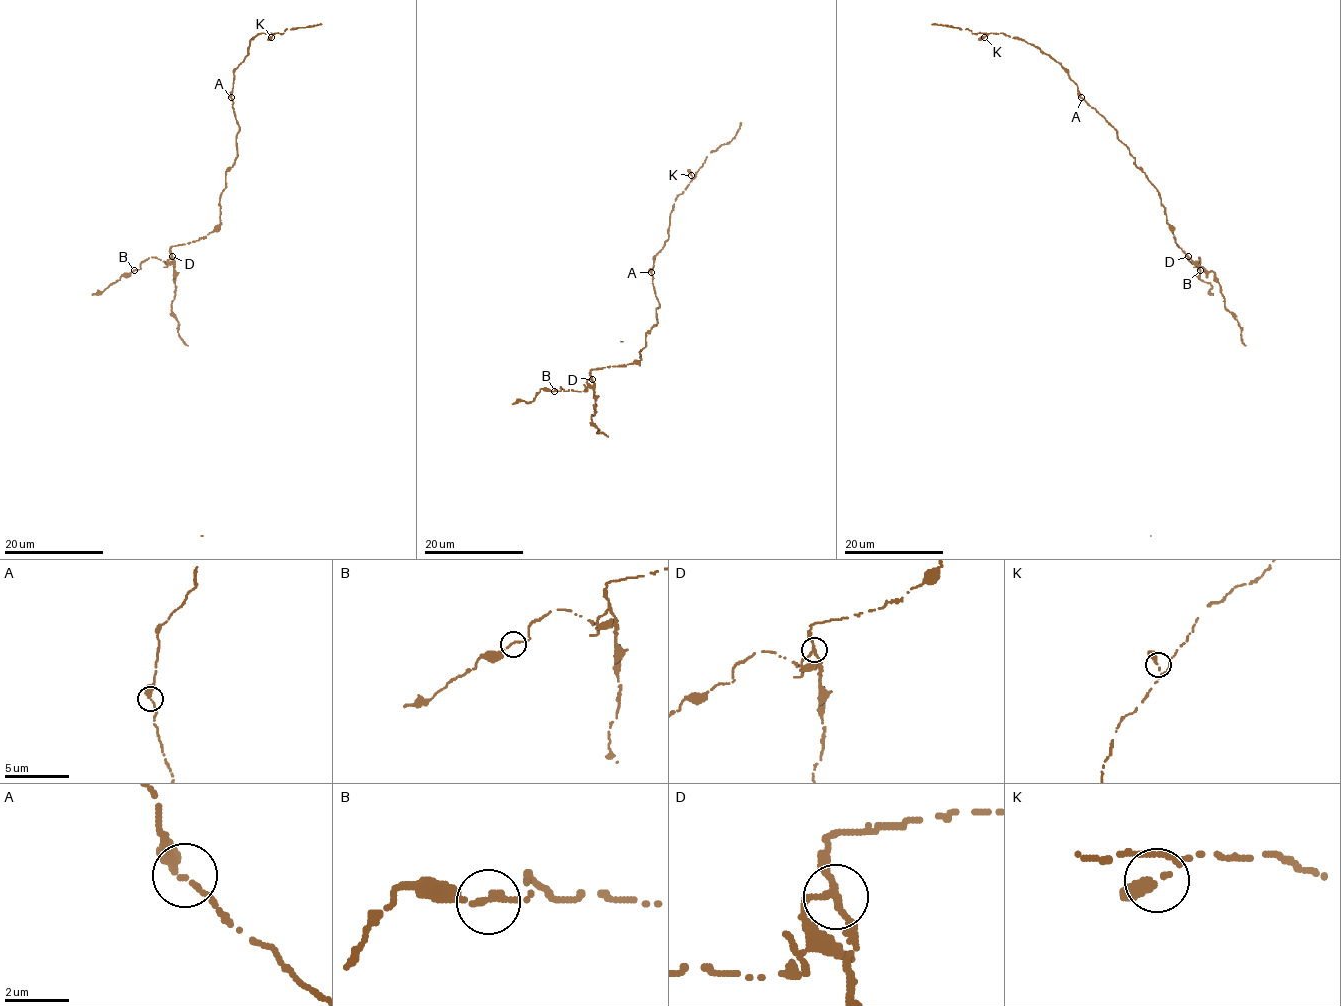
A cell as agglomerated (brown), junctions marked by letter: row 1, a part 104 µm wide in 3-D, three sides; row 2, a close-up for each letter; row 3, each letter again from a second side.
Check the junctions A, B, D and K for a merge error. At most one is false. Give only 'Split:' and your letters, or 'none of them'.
Split: D

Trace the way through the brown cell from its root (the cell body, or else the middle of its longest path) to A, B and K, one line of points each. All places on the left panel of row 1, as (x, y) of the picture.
A: (218, 226), (219, 195), (226, 187), (226, 171), (237, 157), (236, 139), (239, 127), (231, 97)
B: (218, 226), (197, 241), (173, 246), (166, 264), (152, 257), (134, 270)
K: (218, 226), (226, 171), (237, 157), (233, 71), (248, 54), (250, 39), (260, 33), (271, 37)

